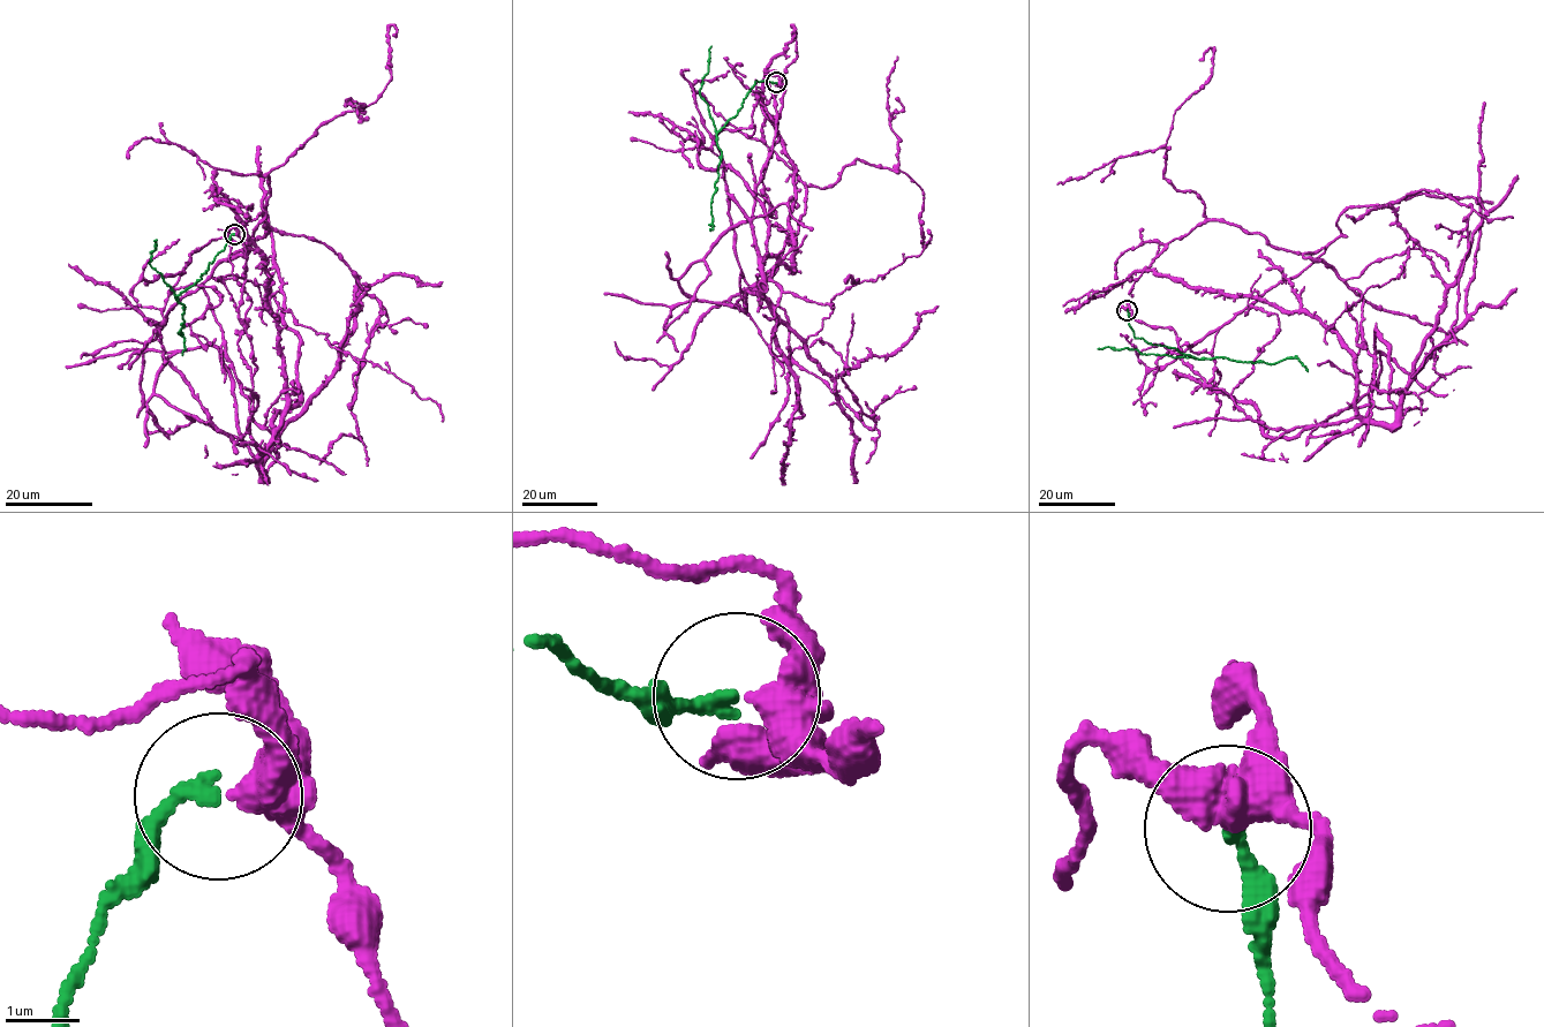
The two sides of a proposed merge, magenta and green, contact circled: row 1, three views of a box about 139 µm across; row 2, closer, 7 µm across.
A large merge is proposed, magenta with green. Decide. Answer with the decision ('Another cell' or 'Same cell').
Another cell

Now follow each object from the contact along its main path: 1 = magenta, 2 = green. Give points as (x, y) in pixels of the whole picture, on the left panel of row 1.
1: (234, 235), (241, 439), (262, 457), (201, 287), (261, 213), (378, 302), (351, 413), (368, 466)
2: (234, 235), (201, 279), (175, 297), (183, 306), (185, 322), (180, 331), (185, 349), (182, 355)

